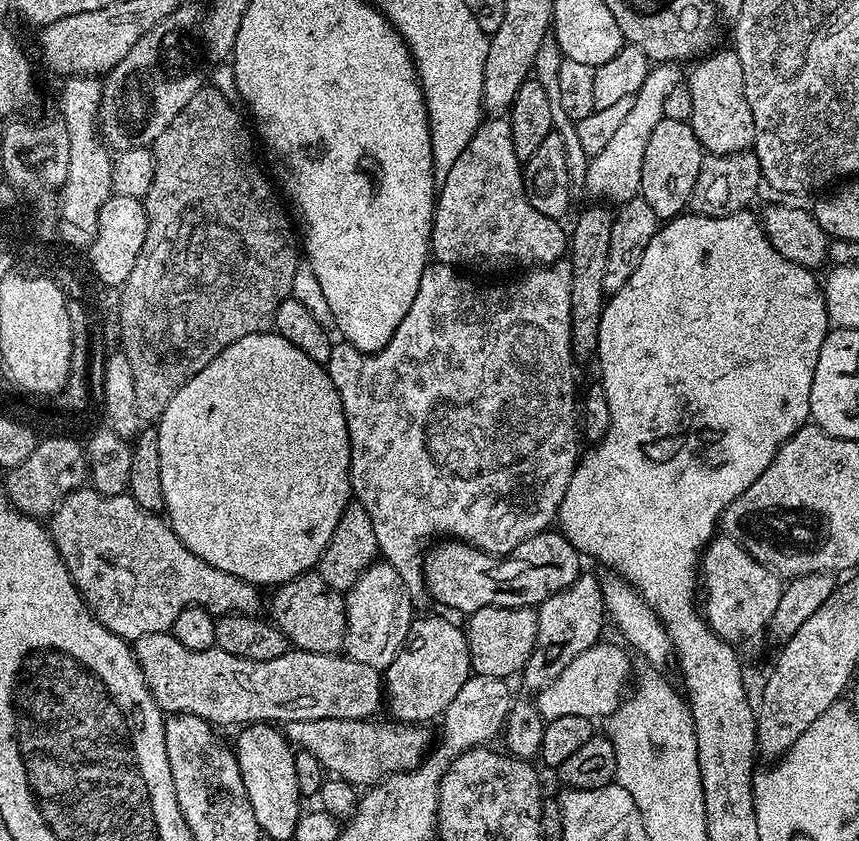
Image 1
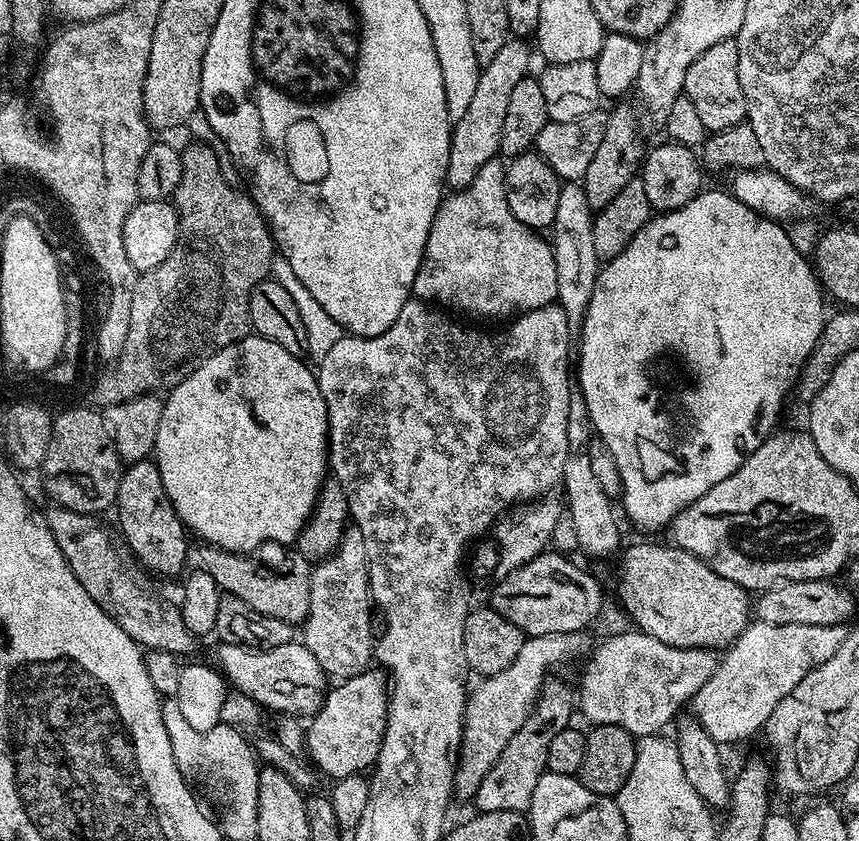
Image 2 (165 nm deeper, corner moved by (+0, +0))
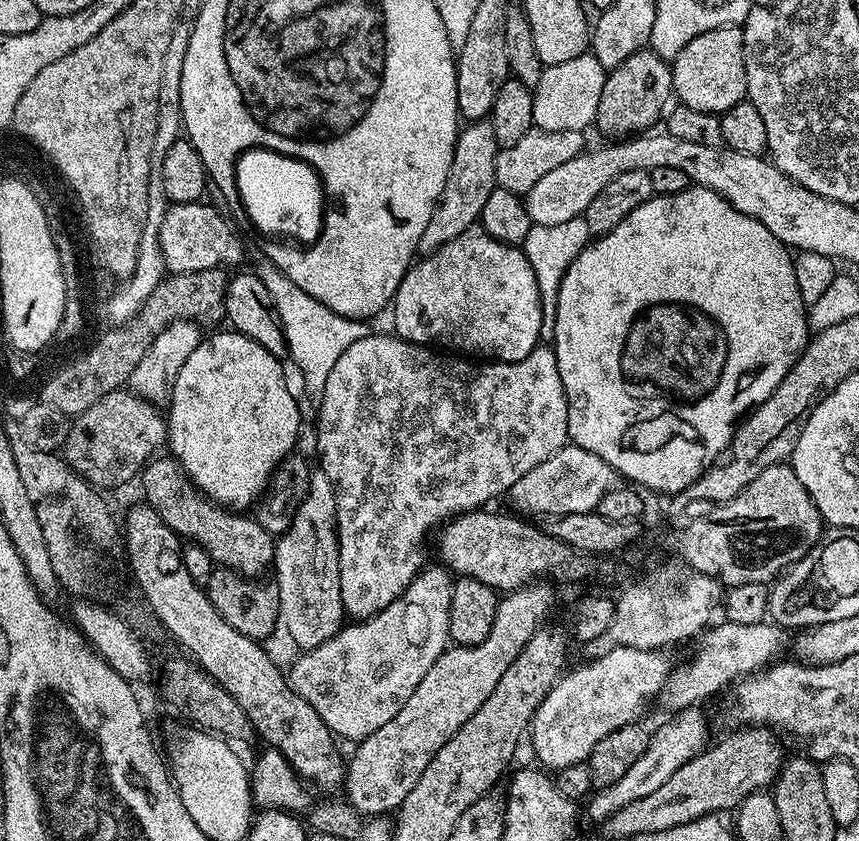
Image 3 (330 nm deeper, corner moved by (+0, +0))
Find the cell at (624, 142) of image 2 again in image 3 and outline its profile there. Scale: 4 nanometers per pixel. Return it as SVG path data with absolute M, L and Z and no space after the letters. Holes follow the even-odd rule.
M651 47L644 48L641 52L630 54L622 66L608 72L602 86L602 98L598 98L595 127L600 127L604 132L643 133L655 125L652 123L660 115L660 119L665 115L669 107L668 99L671 101L673 96L671 63L653 52Z

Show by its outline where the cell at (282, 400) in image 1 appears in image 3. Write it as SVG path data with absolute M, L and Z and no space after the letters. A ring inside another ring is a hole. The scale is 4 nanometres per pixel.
M235 330L228 332L216 332L213 336L205 335L198 346L194 346L194 351L190 353L190 358L182 362L182 370L178 370L178 378L174 382L172 398L166 405L166 419L168 422L168 443L167 451L180 463L184 473L192 479L192 483L216 504L229 510L248 510L260 499L263 491L268 486L268 481L272 479L273 472L280 463L289 456L296 444L296 435L300 432L300 408L296 405L296 400L292 397L292 392L288 389L288 380L284 377L284 368L281 357L270 354L270 350L262 350L258 342L246 338L242 333Z

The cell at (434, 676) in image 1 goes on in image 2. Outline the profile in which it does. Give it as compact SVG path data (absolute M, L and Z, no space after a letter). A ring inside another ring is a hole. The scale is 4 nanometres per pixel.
M369 668L364 672L359 672L357 675L351 676L350 679L346 679L337 683L336 688L332 687L327 691L323 703L317 712L313 713L313 716L309 719L308 732L306 734L306 746L310 752L308 753L311 763L324 775L324 773L330 776L332 780L344 779L351 775L357 775L363 773L368 767L373 767L376 762L377 754L381 750L381 742L384 740L385 722L388 717L388 678L385 671L380 668Z

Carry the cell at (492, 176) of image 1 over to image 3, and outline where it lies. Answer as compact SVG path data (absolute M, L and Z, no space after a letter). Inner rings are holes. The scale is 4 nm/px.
M480 226L467 228L458 234L458 238L443 244L437 252L417 259L392 297L391 312L395 335L401 340L425 346L443 346L472 358L502 364L522 362L522 358L529 356L541 343L540 331L544 325L538 278L534 278L534 270L523 247L503 244Z

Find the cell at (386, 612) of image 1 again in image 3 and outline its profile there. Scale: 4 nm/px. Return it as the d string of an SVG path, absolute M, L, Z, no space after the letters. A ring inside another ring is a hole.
M319 470L313 471L310 490L292 515L292 525L276 540L274 586L280 595L282 628L297 644L307 650L322 646L346 623L340 585L340 542L336 539L336 491Z

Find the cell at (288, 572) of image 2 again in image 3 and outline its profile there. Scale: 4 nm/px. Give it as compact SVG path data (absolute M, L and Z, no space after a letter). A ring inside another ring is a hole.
M153 458L144 465L138 484L144 487L143 499L174 530L177 536L193 544L199 544L210 554L213 565L234 570L240 576L260 578L273 567L276 558L276 540L251 515L237 514L213 500L209 500L192 479L184 473L175 458Z

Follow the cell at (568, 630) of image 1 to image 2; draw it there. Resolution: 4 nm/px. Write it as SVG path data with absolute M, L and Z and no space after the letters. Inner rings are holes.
M545 683L540 690L540 697L532 707L532 713L518 726L518 730L506 742L502 754L498 754L498 762L490 766L486 778L482 778L482 786L478 786L474 804L480 812L494 810L514 810L527 813L530 802L534 798L534 786L538 786L538 778L547 769L546 753L550 750L550 742L556 735L562 734L564 728L573 723L574 692L564 684Z

